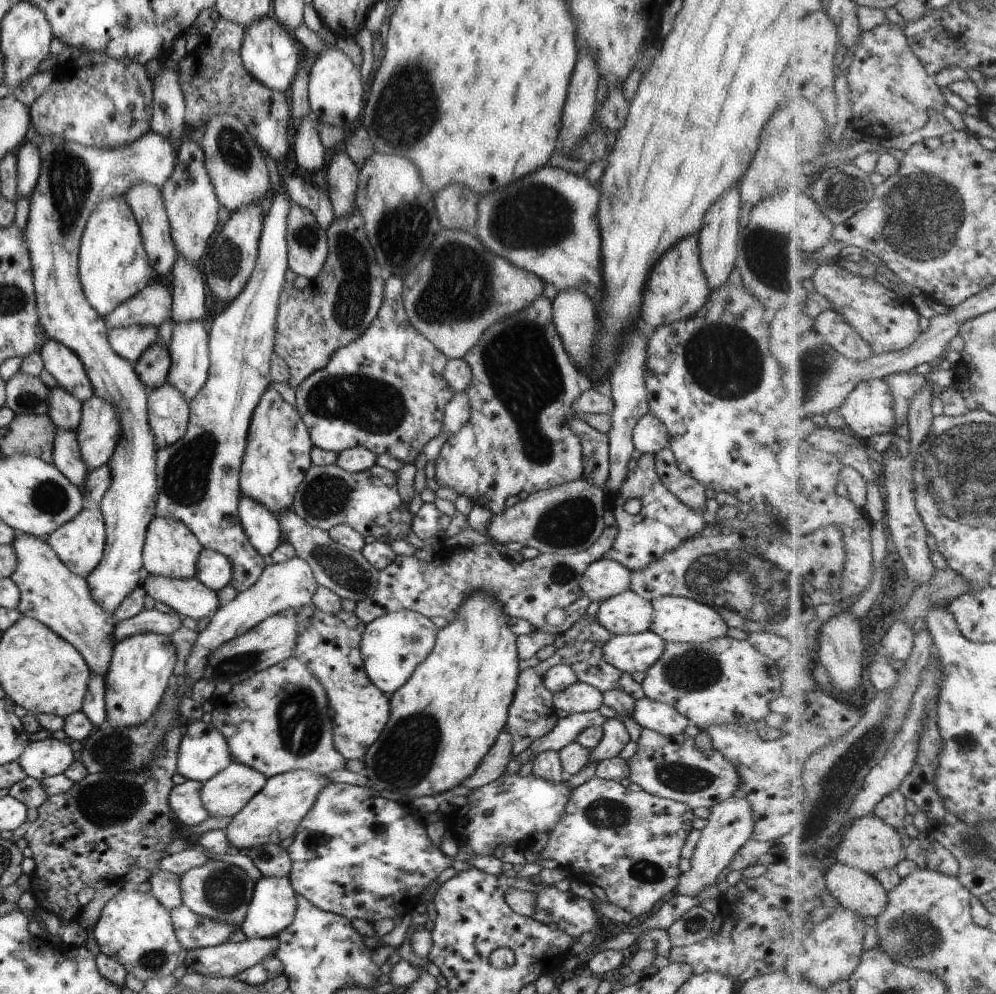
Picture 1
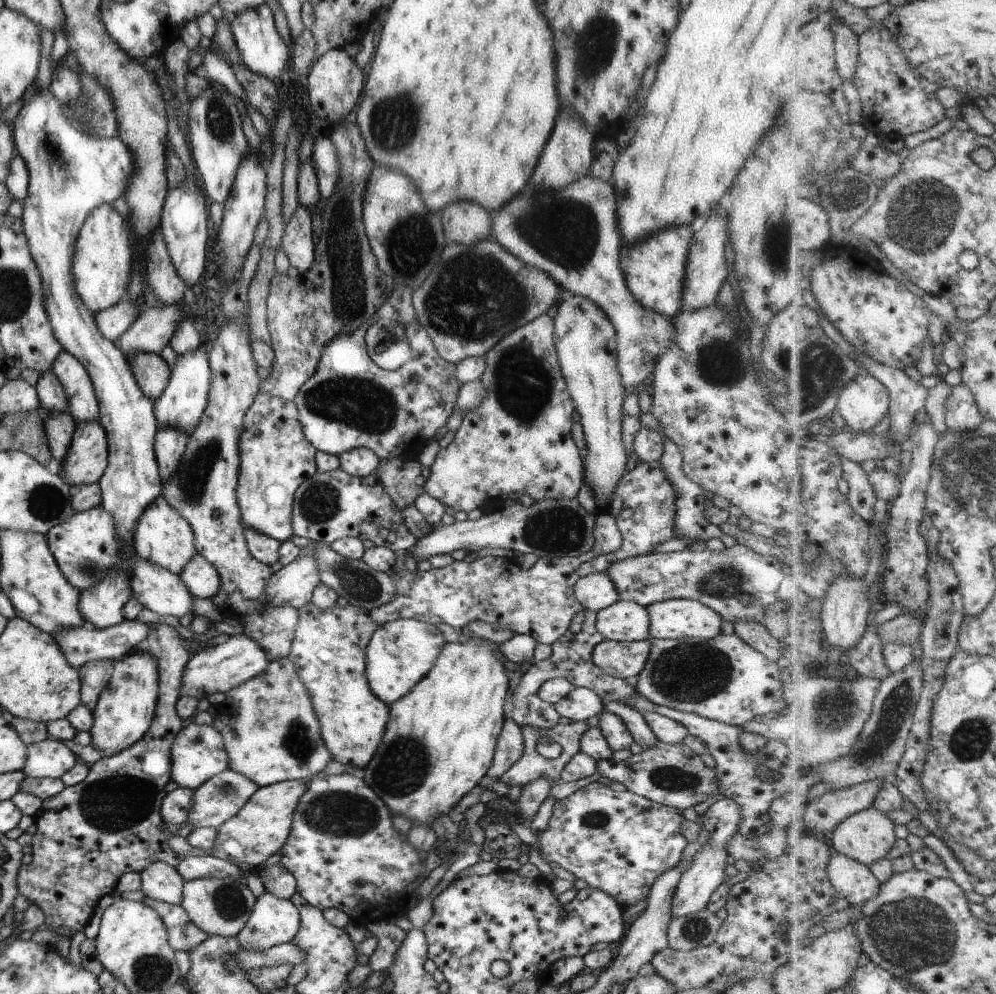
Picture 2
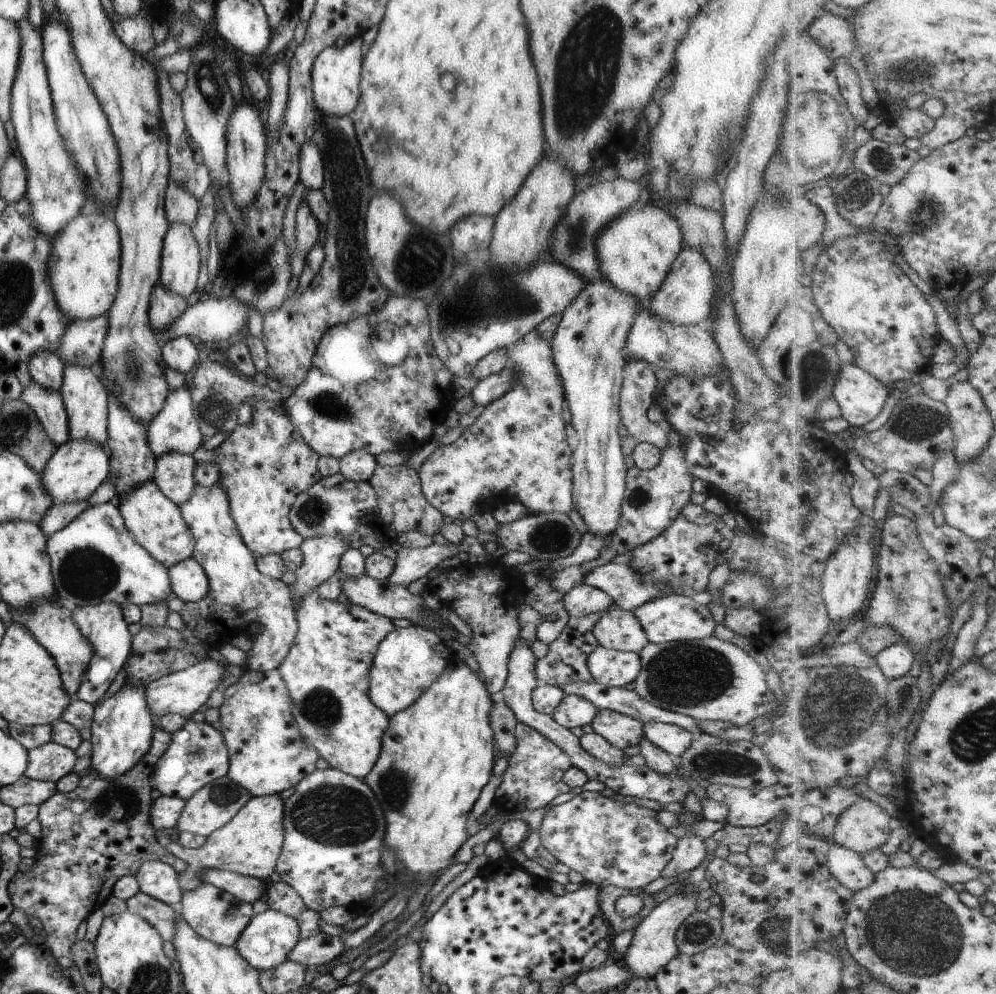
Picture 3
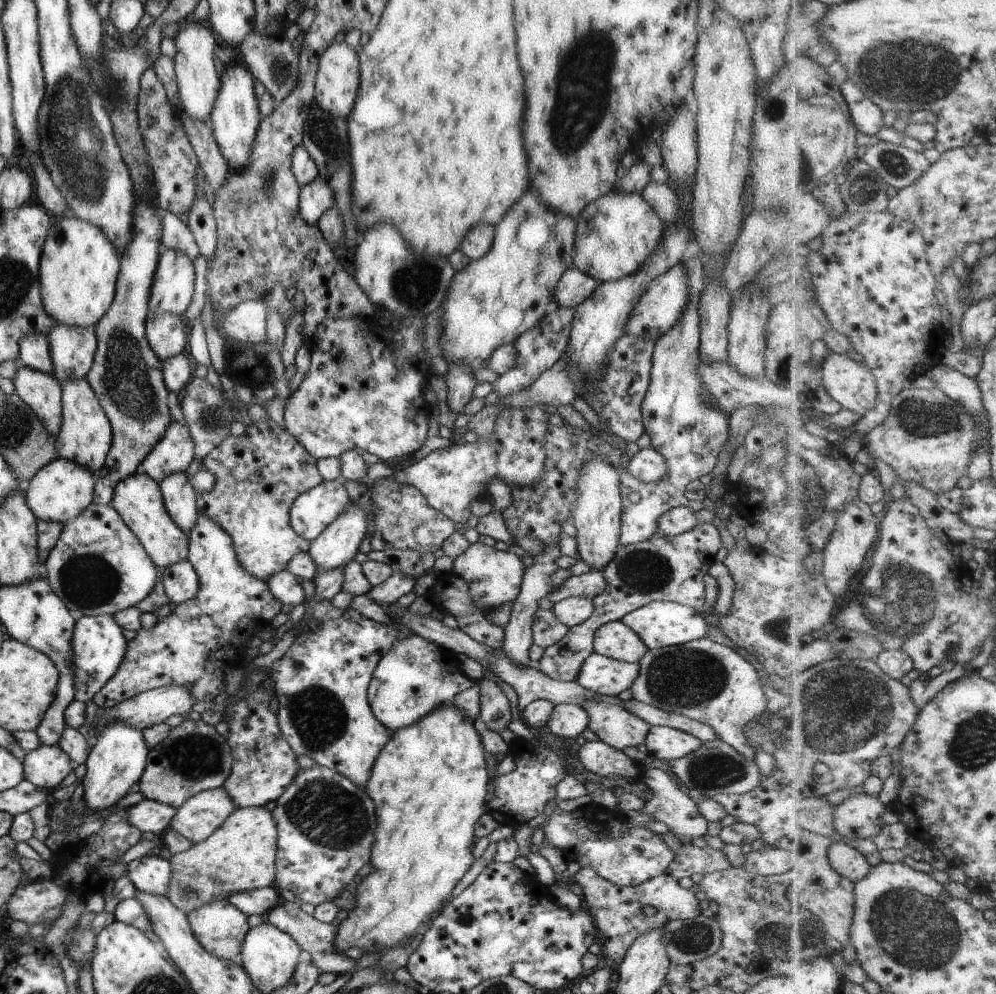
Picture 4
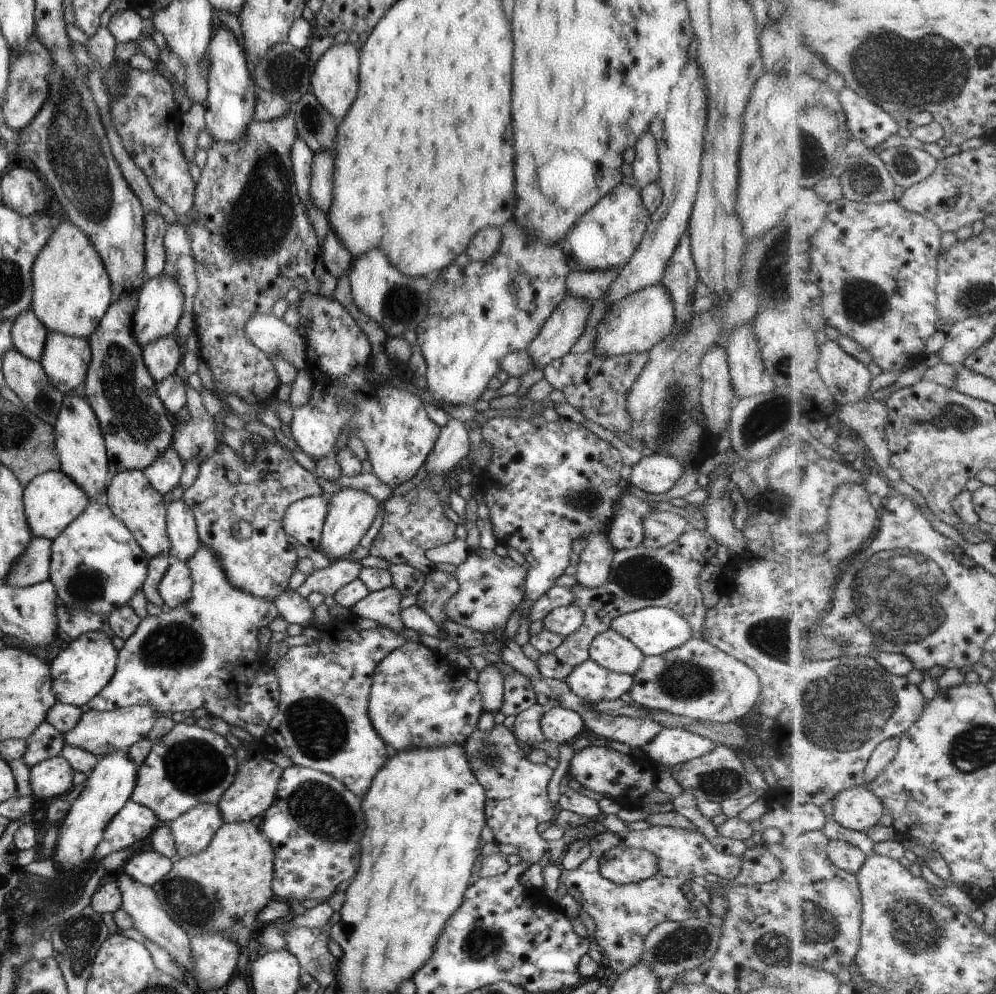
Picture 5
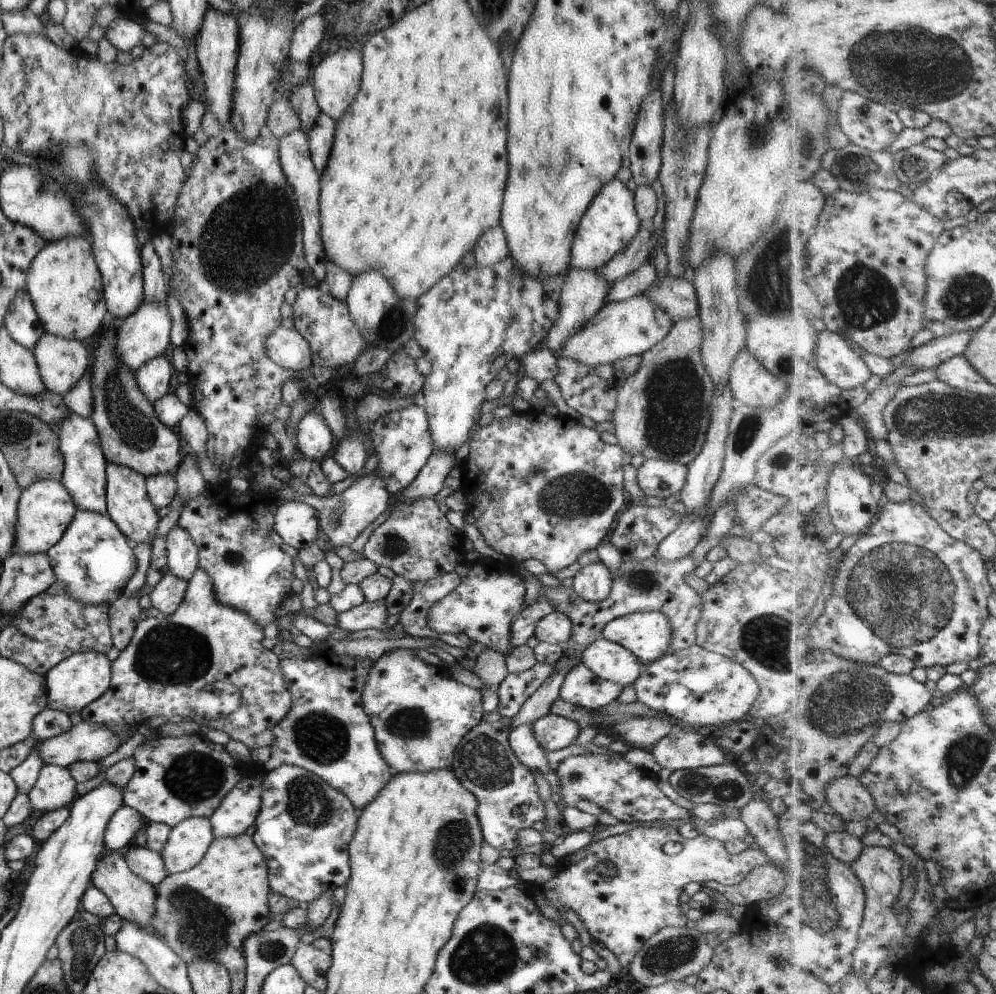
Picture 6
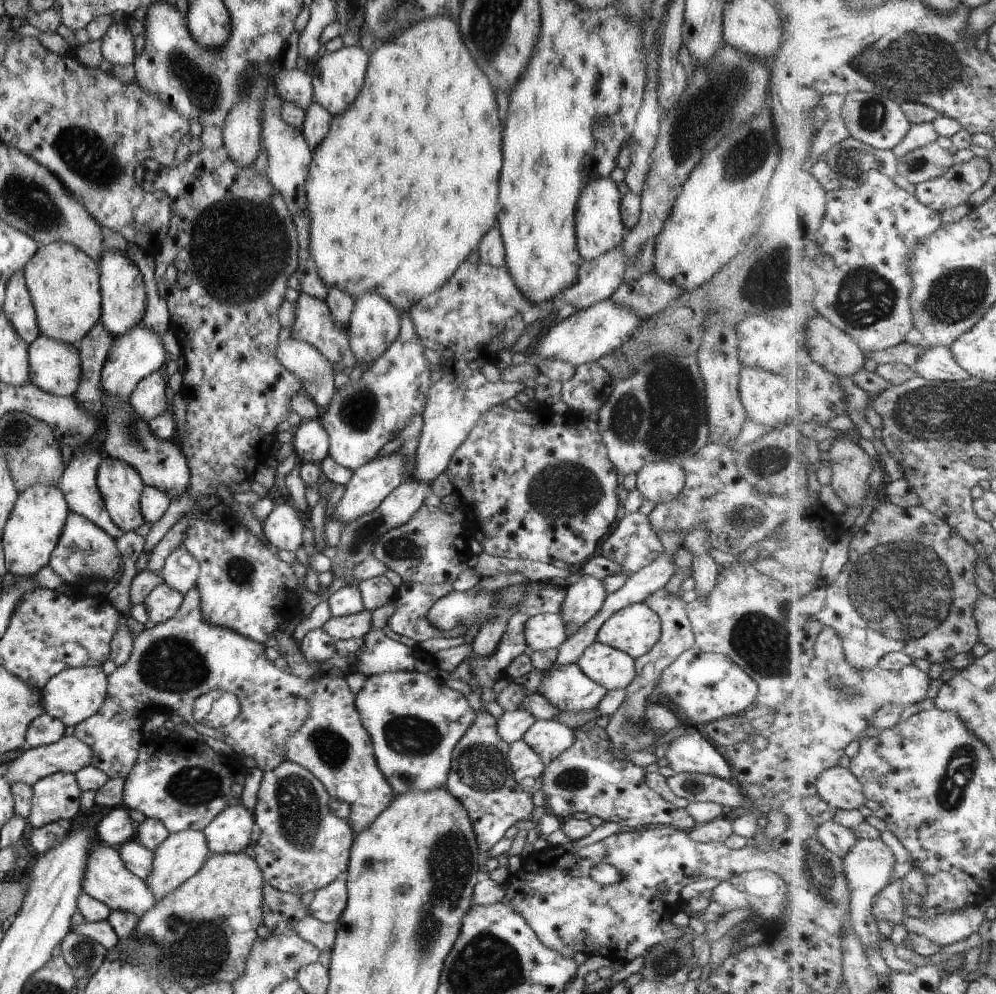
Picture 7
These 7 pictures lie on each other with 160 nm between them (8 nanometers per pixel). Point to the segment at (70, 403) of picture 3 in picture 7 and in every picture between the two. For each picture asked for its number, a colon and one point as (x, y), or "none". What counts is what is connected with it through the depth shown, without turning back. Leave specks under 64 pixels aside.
4: (84, 434)
5: (79, 444)
6: (83, 476)
7: (77, 482)

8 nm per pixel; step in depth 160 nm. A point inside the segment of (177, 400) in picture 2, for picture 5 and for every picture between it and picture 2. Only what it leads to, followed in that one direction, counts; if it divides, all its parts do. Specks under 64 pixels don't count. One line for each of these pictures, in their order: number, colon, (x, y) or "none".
3: (173, 429)
4: (174, 451)
5: (163, 474)

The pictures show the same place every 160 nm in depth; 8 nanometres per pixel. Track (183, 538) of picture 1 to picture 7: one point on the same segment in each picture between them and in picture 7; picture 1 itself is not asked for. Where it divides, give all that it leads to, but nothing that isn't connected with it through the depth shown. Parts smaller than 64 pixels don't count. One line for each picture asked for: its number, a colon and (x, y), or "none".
2: (161, 535)
3: (156, 523)
4: (137, 499)
5: (129, 496)
6: (127, 504)
7: (120, 486)

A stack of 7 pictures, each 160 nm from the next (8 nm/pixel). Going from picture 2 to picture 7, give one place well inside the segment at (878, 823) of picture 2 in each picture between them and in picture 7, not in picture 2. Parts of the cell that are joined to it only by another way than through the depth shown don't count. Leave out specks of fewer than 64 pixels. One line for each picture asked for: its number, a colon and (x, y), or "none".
3: (865, 826)
4: (858, 817)
5: (857, 808)
6: (848, 798)
7: (838, 786)

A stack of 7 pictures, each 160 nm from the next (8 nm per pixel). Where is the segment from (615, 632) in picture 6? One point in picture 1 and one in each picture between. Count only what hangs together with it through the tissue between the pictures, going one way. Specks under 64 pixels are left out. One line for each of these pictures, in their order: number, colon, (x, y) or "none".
1: (675, 619)
2: (671, 618)
3: (670, 617)
4: (658, 624)
5: (653, 630)

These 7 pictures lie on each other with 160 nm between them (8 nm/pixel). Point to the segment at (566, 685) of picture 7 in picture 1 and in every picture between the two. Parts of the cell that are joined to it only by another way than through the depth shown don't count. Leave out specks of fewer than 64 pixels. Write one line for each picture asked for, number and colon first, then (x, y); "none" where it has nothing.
1: (632, 653)
2: (618, 659)
3: (611, 668)
4: (604, 676)
5: (589, 681)
6: (580, 687)

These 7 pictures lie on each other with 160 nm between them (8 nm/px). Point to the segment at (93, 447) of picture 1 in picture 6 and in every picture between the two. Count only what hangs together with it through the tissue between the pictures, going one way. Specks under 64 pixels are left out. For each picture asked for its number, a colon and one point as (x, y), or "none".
2: (85, 459)
3: (75, 469)
4: (57, 492)
5: (51, 500)
6: (44, 509)

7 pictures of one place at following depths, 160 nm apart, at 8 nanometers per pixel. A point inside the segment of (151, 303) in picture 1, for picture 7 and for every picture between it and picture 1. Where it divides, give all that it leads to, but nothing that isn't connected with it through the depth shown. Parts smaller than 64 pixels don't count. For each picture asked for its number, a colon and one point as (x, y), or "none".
2: (111, 322)
3: (81, 341)
4: (71, 348)
5: (64, 359)
6: (61, 362)
7: (53, 366)

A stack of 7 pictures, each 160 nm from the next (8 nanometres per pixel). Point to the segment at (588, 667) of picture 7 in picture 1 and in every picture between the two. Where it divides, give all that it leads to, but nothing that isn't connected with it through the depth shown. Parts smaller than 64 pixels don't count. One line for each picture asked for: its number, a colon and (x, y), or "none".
1: (625, 613)
2: (625, 621)
3: (618, 629)
4: (613, 640)
5: (608, 649)
6: (607, 660)

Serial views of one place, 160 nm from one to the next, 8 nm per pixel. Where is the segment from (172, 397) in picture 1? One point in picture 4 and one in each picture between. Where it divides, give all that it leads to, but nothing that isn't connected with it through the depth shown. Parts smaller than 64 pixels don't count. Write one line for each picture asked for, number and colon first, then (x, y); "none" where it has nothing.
2: (169, 444)
3: (172, 473)
4: (179, 499)

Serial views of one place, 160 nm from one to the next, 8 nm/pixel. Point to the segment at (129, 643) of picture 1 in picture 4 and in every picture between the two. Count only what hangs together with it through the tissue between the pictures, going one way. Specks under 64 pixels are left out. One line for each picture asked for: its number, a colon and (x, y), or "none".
2: (124, 709)
3: (122, 727)
4: (117, 759)

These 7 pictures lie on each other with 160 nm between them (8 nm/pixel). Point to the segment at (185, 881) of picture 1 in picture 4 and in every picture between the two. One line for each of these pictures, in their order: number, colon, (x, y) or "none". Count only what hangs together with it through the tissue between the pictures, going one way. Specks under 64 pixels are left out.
2: (220, 907)
3: (219, 917)
4: (219, 927)

